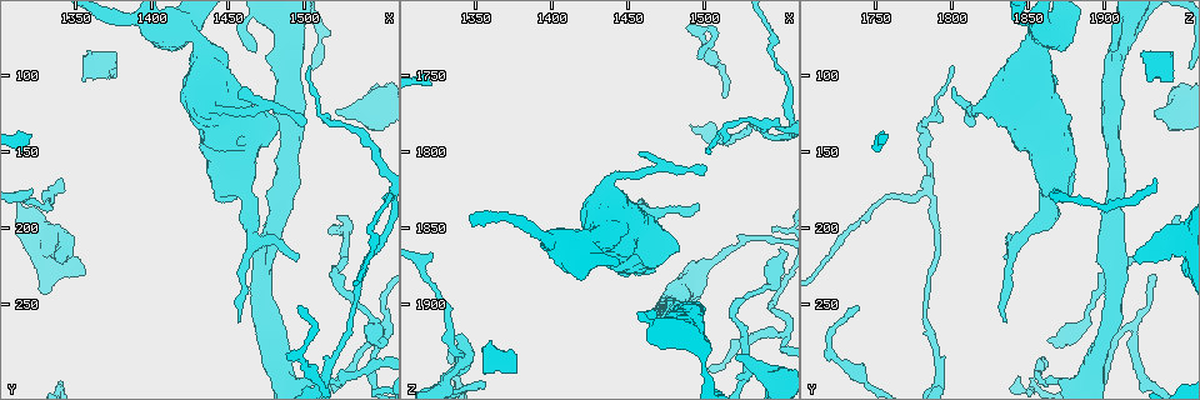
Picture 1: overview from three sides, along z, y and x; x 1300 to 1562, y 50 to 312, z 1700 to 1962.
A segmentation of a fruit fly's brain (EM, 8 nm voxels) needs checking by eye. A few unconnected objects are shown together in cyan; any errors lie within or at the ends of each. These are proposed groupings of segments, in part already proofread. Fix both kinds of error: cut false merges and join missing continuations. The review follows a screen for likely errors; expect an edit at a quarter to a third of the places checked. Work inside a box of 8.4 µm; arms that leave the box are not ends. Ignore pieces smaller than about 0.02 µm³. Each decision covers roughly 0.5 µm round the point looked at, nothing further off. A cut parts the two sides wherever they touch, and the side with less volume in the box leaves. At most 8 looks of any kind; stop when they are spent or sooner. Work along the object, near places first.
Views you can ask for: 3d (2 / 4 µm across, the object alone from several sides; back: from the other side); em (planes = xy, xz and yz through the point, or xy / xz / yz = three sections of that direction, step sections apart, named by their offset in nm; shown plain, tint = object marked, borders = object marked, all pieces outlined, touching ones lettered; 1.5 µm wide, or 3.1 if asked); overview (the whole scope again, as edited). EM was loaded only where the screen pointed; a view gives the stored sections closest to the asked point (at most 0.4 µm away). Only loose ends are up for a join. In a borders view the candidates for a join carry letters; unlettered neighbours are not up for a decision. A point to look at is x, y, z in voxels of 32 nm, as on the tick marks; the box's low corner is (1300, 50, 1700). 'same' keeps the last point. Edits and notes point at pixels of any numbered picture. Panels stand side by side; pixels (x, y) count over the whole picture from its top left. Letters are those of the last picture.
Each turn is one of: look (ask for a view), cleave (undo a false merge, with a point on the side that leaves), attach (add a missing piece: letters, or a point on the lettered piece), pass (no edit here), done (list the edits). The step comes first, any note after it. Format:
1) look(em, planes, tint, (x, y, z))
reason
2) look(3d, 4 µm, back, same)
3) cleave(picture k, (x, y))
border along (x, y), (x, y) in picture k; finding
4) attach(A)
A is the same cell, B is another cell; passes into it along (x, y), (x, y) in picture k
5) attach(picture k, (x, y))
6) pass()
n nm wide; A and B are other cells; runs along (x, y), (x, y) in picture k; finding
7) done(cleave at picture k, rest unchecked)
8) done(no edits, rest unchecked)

look(3d, 2 µm, (1502, 92, 1802))
branch stops here

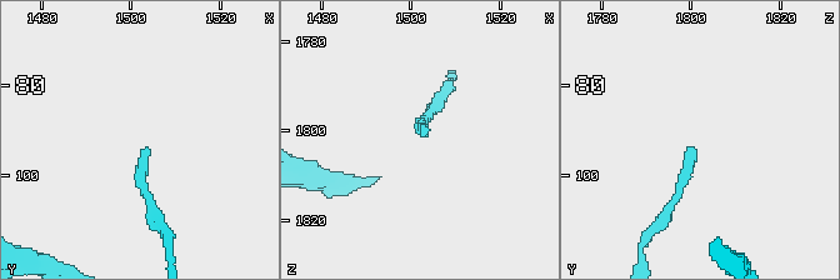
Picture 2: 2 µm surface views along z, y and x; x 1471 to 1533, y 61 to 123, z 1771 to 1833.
look(em, planes, borders, (1503, 94, 1801))
now the EM

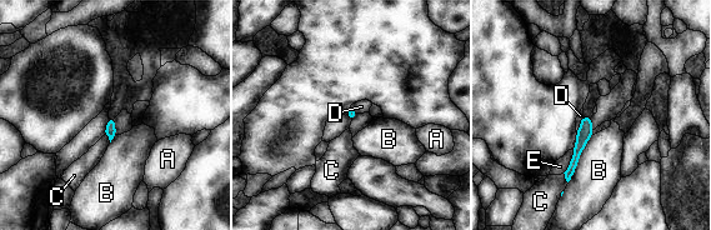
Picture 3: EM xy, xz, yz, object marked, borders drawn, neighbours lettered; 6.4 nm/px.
pass()
A, B, C, D and E are other cells; runs along (587, 120), (576, 158), (567, 175) in picture 3; none of them fits

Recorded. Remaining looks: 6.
look(em, yz, step 8, tint, (1544, 262, 1888))
thick turns thin

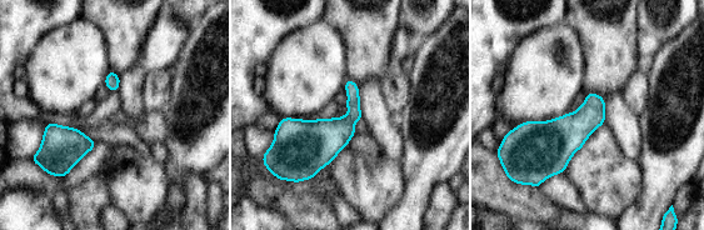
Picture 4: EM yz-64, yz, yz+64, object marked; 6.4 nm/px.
look(em, planes, borders, same)

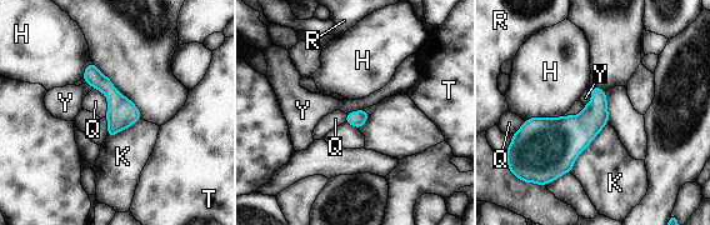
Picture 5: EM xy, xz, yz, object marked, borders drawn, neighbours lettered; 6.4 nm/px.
pass()
H, K, Q, R, T and Y are other cells; border along (94, 88), (105, 96), (105, 118) in picture 5; continuous, no second neuron

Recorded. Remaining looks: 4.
look(em, planes, borders, (1496, 252, 1738))

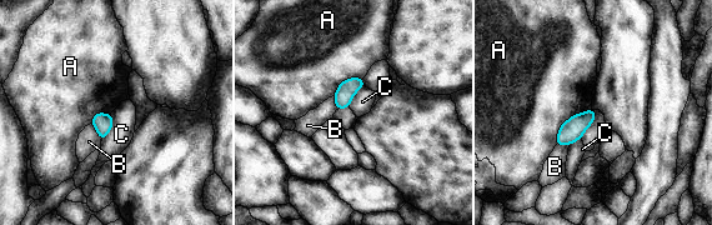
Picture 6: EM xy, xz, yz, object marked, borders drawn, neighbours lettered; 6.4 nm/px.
pass()
A, B and C are other cells; border along (90, 124), (100, 140) in picture 6; no lettered piece goes on from it

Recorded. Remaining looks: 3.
done(no edits, rest unchecked)

